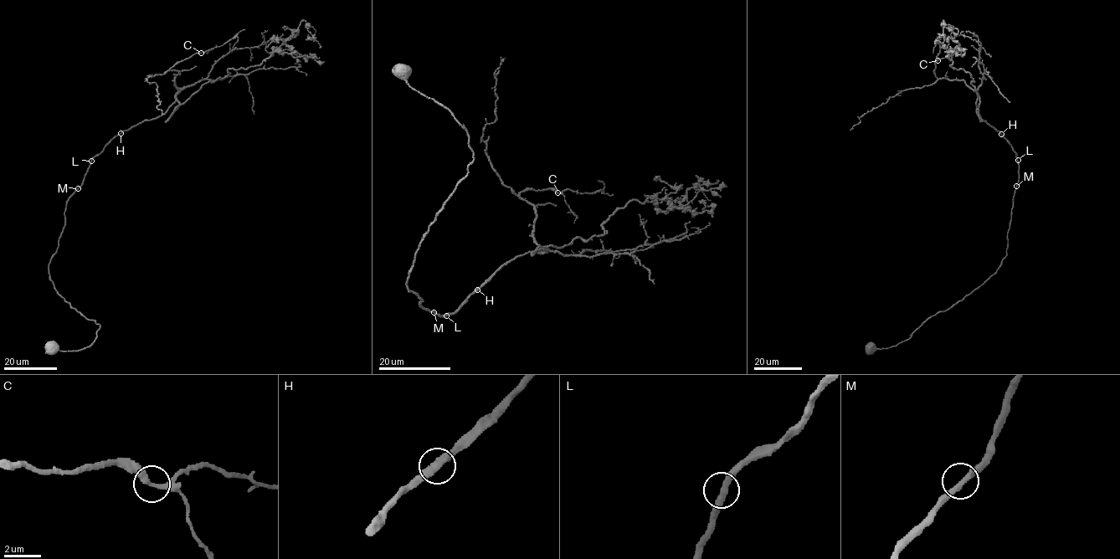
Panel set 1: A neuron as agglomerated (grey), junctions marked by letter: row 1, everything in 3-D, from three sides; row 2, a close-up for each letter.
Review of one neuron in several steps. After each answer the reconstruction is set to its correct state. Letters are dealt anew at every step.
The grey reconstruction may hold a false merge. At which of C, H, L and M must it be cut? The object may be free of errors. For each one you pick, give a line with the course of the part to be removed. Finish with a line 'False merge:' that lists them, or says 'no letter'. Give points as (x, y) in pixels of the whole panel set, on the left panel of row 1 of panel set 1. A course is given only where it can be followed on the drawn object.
False merge: no letter

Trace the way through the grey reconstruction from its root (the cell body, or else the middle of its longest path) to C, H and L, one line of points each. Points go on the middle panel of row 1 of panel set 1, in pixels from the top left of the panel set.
C: (400, 68), (474, 156), (416, 253), (419, 306), (453, 314), (540, 253), (520, 194), (557, 192)
H: (400, 68), (411, 87), (464, 127), (474, 156), (424, 234), (407, 288), (419, 306), (444, 317), (478, 289)
L: (400, 68), (411, 87), (458, 120), (473, 152), (406, 284), (419, 306), (446, 315)

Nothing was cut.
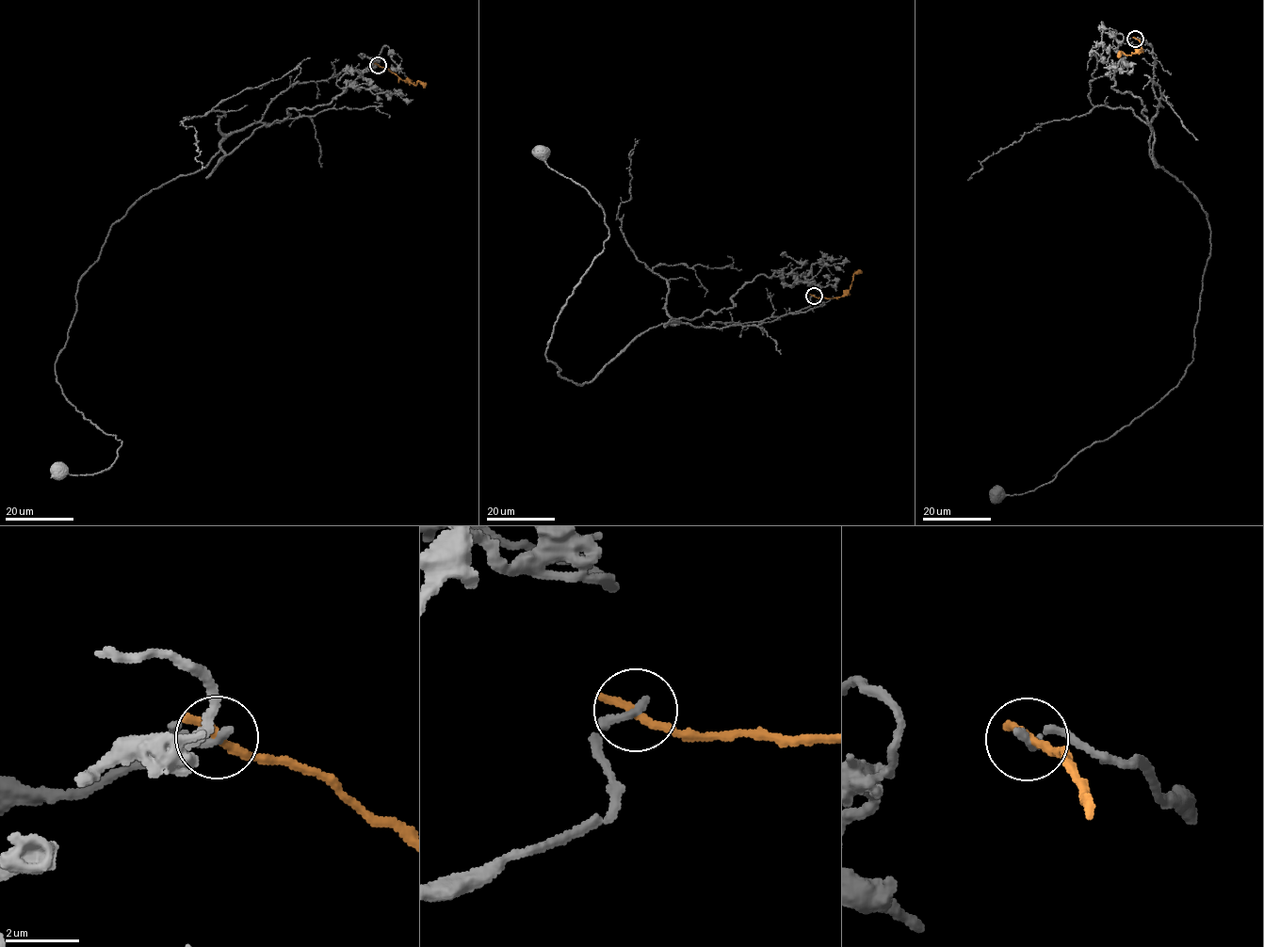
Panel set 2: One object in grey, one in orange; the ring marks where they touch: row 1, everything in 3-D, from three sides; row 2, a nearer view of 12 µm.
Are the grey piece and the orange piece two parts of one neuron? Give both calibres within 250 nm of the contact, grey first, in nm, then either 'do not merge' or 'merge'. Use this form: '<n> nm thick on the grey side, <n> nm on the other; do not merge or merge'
260 nm thick on the grey side, 300 nm on the other; do not merge

